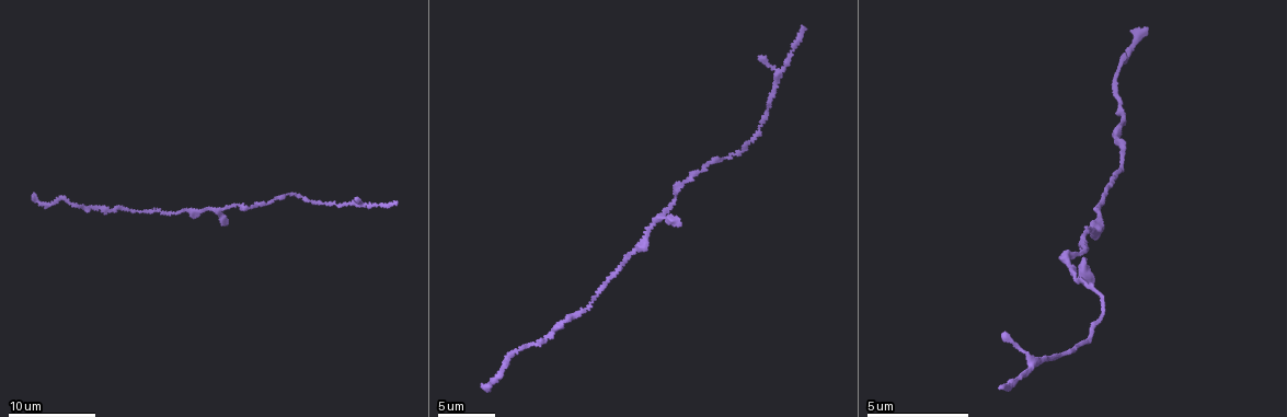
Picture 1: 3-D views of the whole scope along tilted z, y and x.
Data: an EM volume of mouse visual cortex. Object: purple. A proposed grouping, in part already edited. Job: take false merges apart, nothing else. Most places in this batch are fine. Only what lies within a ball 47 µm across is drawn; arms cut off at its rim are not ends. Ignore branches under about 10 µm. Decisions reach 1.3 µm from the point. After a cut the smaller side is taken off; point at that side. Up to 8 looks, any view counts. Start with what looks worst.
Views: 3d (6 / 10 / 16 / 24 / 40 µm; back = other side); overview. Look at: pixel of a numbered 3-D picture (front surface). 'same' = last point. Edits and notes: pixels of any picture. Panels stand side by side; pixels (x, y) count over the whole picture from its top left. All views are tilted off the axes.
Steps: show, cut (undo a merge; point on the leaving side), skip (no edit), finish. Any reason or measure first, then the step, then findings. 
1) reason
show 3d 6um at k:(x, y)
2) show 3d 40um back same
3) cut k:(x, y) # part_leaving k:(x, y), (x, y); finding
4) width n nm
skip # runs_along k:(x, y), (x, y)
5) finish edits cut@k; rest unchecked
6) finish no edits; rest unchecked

three-way junction
show 3d 6um at 1:(221, 209)

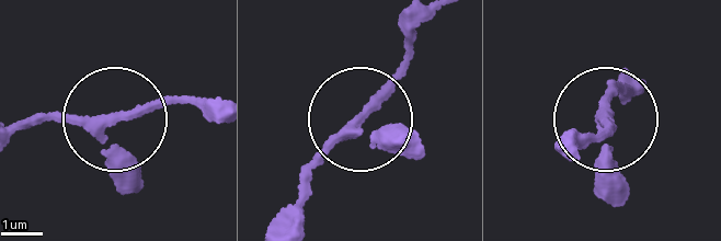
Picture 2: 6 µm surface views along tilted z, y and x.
skip # runs_along 2:(114, 116), (209, 99); continuous, no second neuron

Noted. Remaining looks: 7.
calibre changes
show 3d 16um at 1:(634, 252)

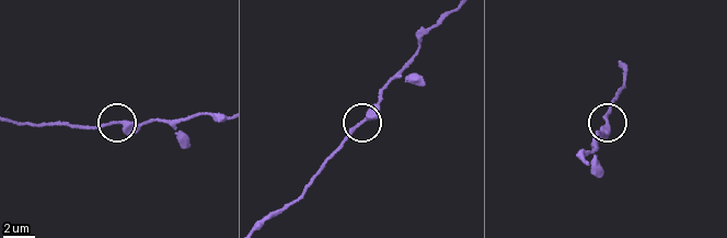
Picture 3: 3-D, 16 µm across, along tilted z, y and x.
skip # runs_along 3:(397, 70), (362, 122), (353, 128), (327, 161); continuous, no second neuron

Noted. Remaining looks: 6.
a narrow waist
show 3d 6um at 1:(726, 156)

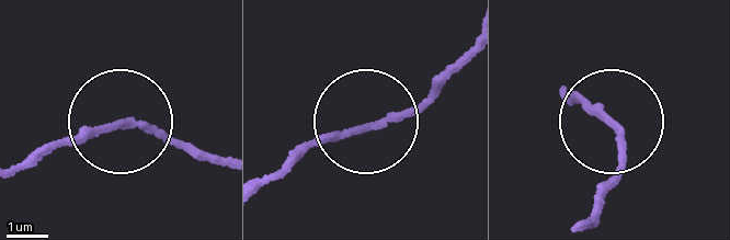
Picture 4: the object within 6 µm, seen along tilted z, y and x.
show 3d 6um back at 4:(614, 119)

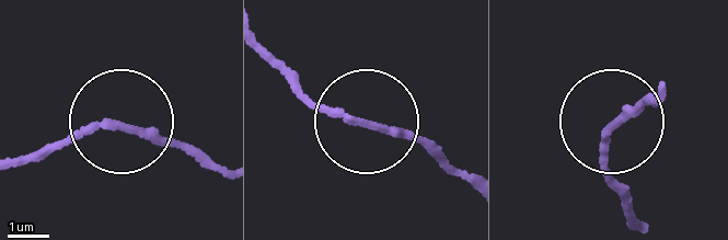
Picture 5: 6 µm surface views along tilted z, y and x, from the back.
width 160 nm
skip # runs_along 5:(223, 172), (117, 123), (27, 152); one neuron here

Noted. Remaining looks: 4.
calibre changes
show 3d 16um at 1:(544, 340)

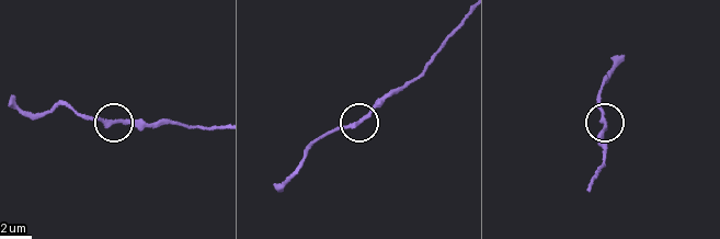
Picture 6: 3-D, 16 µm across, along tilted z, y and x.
skip # runs_along 6:(589, 185), (603, 156), (598, 140), (604, 122), (597, 95); continuous, no second neuron

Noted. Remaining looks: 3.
finish no edits; rest unchecked

